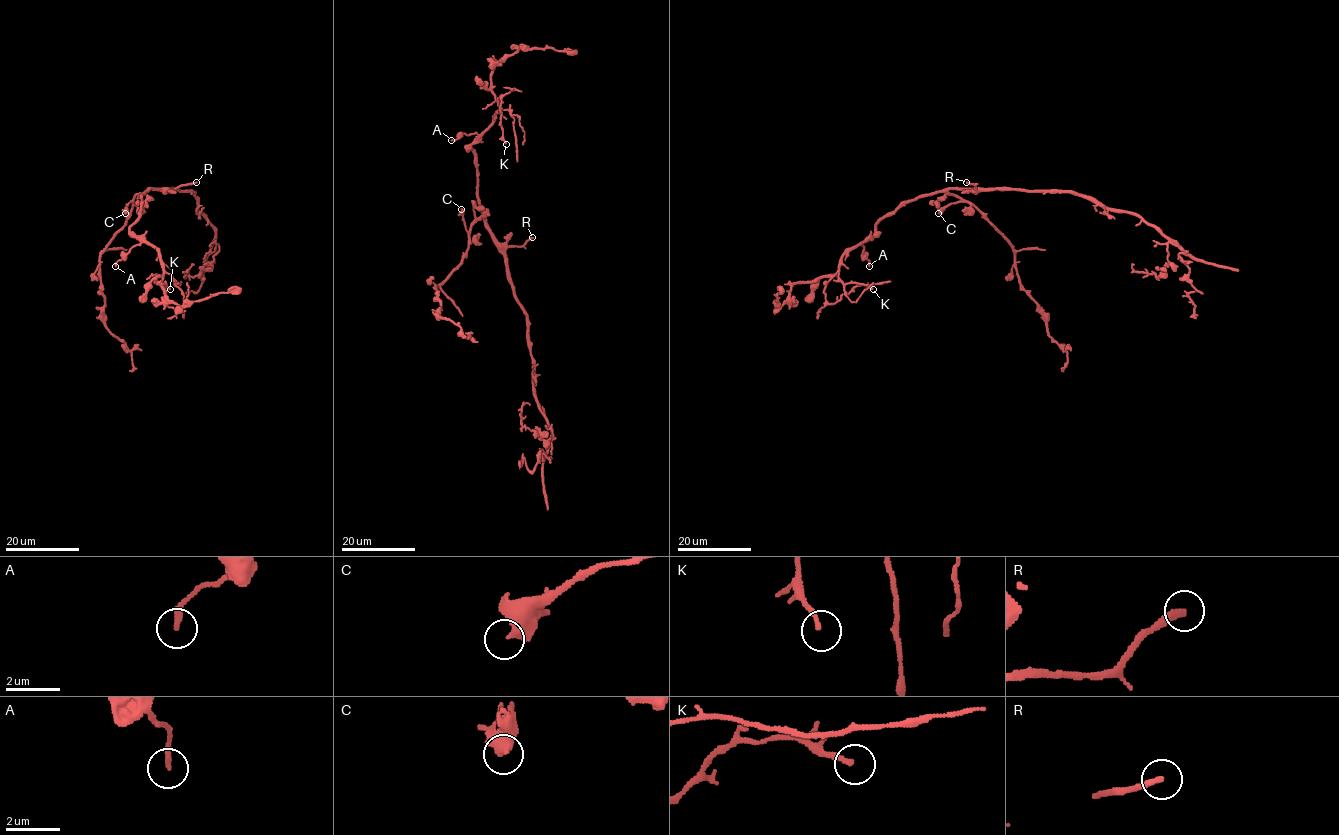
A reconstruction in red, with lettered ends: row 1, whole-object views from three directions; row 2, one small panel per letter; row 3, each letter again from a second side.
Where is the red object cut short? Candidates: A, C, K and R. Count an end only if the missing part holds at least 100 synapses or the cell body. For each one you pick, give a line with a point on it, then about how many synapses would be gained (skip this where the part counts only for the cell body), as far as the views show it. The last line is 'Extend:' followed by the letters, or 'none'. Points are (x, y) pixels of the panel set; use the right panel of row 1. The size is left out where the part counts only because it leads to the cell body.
Extend: none

